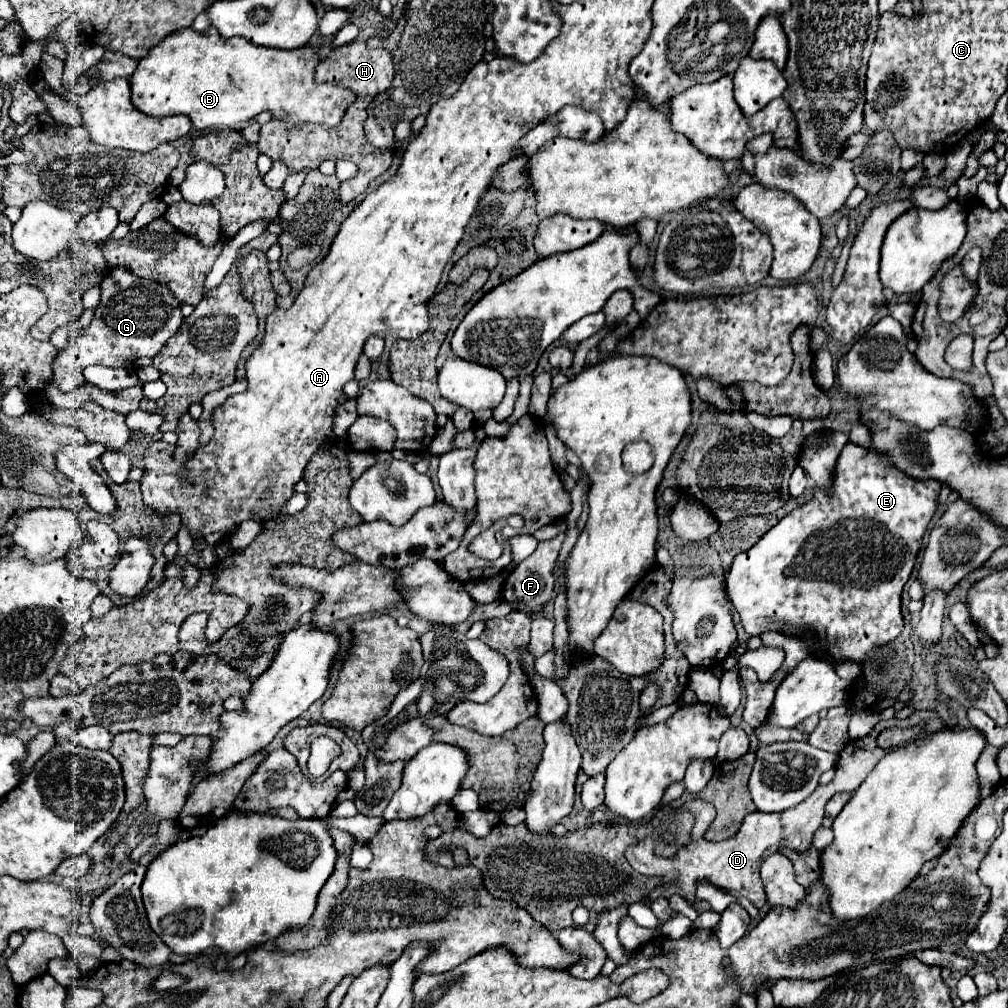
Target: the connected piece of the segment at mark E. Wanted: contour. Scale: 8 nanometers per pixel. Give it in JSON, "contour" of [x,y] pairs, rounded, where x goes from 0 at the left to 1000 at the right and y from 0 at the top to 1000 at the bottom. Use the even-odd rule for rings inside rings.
{"contour":[[[840,439],[830,455],[830,461],[826,465],[826,473],[824,473],[824,483],[822,485],[809,485],[809,491],[805,497],[801,497],[799,501],[791,503],[789,507],[785,507],[783,511],[779,511],[767,525],[763,525],[757,535],[753,535],[753,539],[749,543],[745,543],[743,547],[739,547],[737,551],[731,551],[721,572],[721,590],[725,594],[725,598],[729,600],[737,624],[741,630],[753,630],[759,626],[773,626],[779,630],[791,630],[793,626],[805,626],[809,640],[807,640],[807,652],[813,652],[820,658],[834,660],[836,656],[844,656],[844,658],[860,658],[862,654],[868,652],[868,648],[878,642],[882,636],[886,636],[888,632],[892,632],[892,628],[896,626],[896,610],[894,610],[894,588],[898,578],[904,572],[904,566],[908,563],[908,555],[910,549],[914,545],[914,537],[916,531],[920,527],[920,521],[924,517],[924,513],[930,507],[930,499],[932,499],[932,489],[934,489],[934,479],[930,475],[908,475],[902,473],[900,469],[892,467],[890,463],[886,463],[880,453],[876,449],[870,449],[866,445],[858,445],[854,441],[848,439]]]}

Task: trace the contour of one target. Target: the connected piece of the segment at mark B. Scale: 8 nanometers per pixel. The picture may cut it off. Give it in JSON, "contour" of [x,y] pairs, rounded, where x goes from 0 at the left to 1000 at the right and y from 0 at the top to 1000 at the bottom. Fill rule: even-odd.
{"contour":[[[186,27],[166,35],[162,41],[150,47],[142,59],[138,59],[136,68],[128,78],[130,100],[140,112],[150,116],[186,114],[193,128],[199,130],[207,126],[231,126],[233,122],[255,116],[259,110],[269,110],[273,116],[285,120],[285,126],[301,120],[334,126],[342,108],[350,100],[350,92],[332,84],[313,84],[314,63],[316,57],[309,47],[299,47],[297,51],[277,51],[253,47],[239,37],[221,39],[213,27],[207,27],[201,33]]]}

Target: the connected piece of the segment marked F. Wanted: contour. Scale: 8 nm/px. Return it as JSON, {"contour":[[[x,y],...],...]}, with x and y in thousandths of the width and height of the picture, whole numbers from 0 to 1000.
{"contour":[[[555,529],[553,533],[549,533],[545,537],[537,537],[533,541],[533,545],[519,559],[515,559],[509,564],[509,568],[505,568],[505,572],[501,576],[501,584],[497,586],[497,592],[505,598],[515,600],[515,606],[521,606],[521,608],[537,606],[539,600],[549,590],[549,582],[551,582],[549,564],[551,564],[551,557],[553,557],[553,551],[555,551],[555,545],[557,545],[559,537],[561,537],[561,529]]]}

